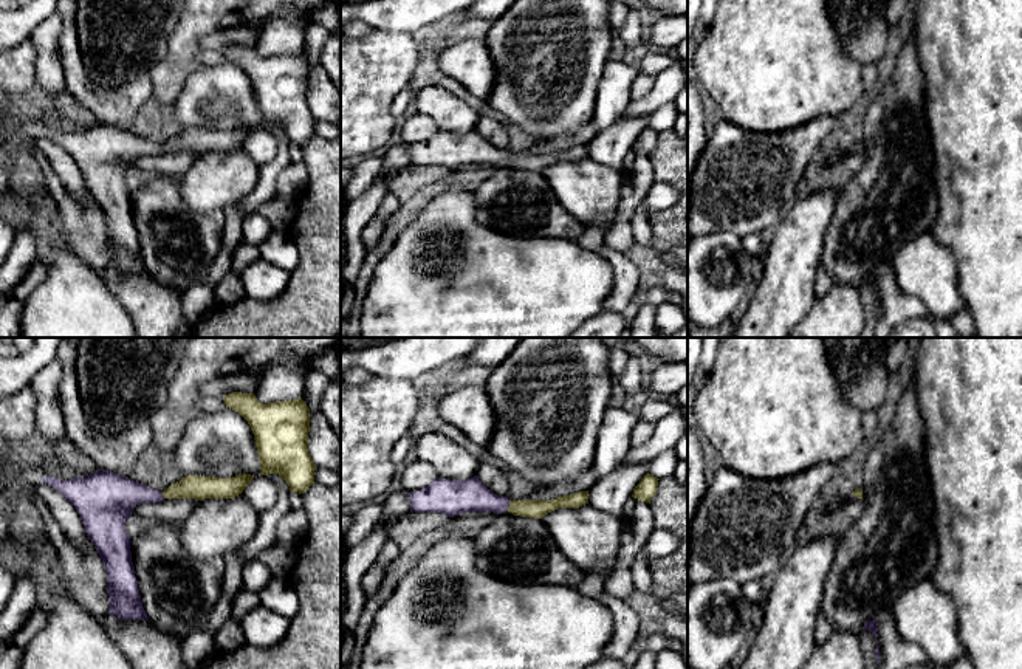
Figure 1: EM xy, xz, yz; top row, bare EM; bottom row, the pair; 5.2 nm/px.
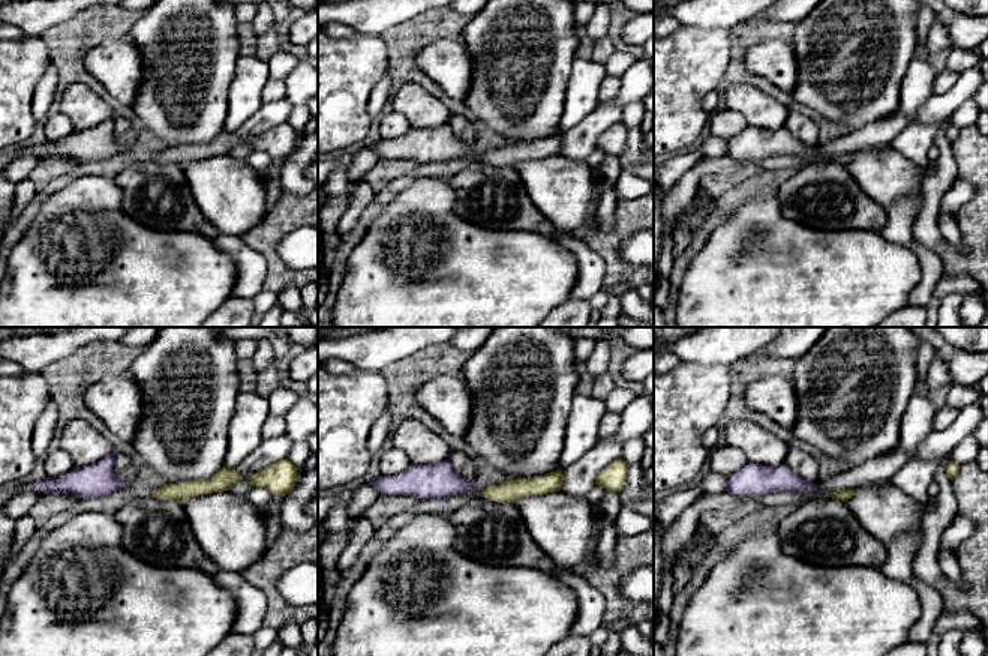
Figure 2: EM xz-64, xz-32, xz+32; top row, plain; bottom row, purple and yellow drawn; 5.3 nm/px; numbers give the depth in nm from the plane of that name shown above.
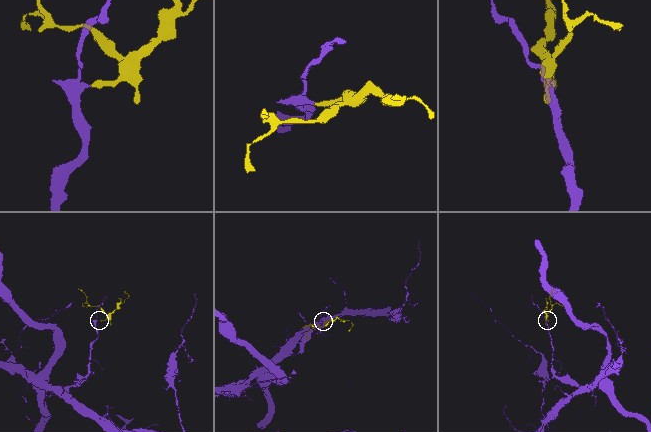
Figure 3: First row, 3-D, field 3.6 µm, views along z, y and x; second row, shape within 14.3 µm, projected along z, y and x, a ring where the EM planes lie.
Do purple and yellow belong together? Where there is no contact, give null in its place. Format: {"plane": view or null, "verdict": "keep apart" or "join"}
{"plane": "xz", "verdict": "join"}

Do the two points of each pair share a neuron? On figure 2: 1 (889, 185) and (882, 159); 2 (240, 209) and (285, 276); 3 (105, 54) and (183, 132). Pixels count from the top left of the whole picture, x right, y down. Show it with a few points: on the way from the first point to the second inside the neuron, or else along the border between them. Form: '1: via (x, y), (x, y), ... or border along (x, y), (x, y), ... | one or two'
1: via (886, 179), (882, 165) | one
2: border along (266, 216), (242, 236) | two
3: border along (138, 51), (141, 83), (131, 105) | two

